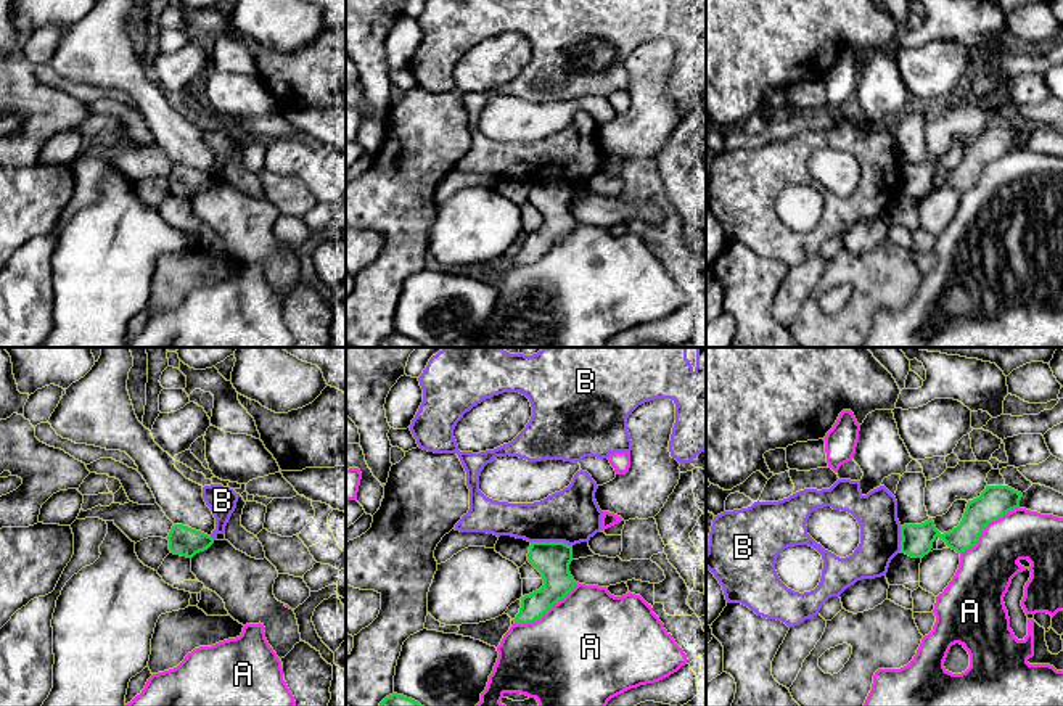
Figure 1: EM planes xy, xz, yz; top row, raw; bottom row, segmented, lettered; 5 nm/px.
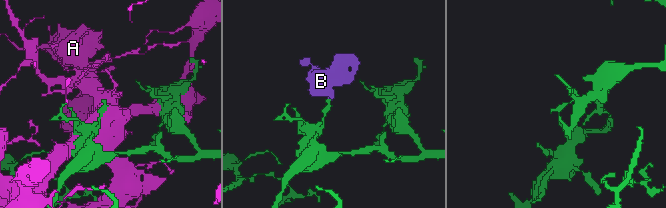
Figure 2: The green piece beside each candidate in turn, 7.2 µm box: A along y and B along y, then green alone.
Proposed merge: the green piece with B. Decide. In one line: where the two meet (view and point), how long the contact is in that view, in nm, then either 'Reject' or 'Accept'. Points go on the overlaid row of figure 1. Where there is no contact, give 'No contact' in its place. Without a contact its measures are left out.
Touches green at xz (550, 542). Shared border 200 nm. Reject

